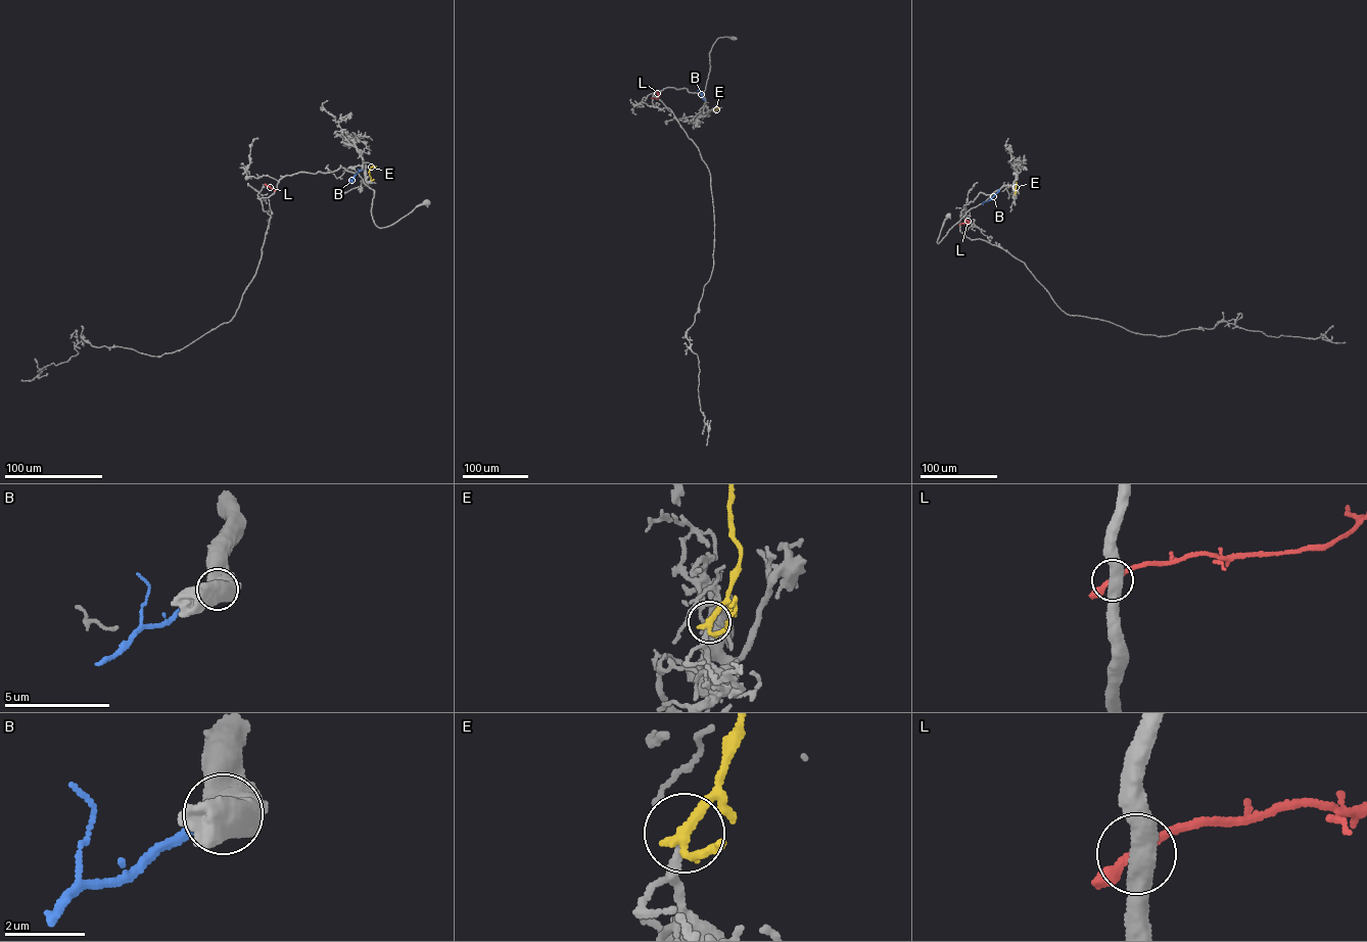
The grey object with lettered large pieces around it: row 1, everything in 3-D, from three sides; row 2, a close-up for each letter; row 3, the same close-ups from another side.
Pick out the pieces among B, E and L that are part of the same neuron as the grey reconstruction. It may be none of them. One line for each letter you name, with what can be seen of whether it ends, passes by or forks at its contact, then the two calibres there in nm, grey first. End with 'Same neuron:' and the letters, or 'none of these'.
E: it passes by; 120 nm thick on the grey side, 240 nm on the other
Same neuron: E

